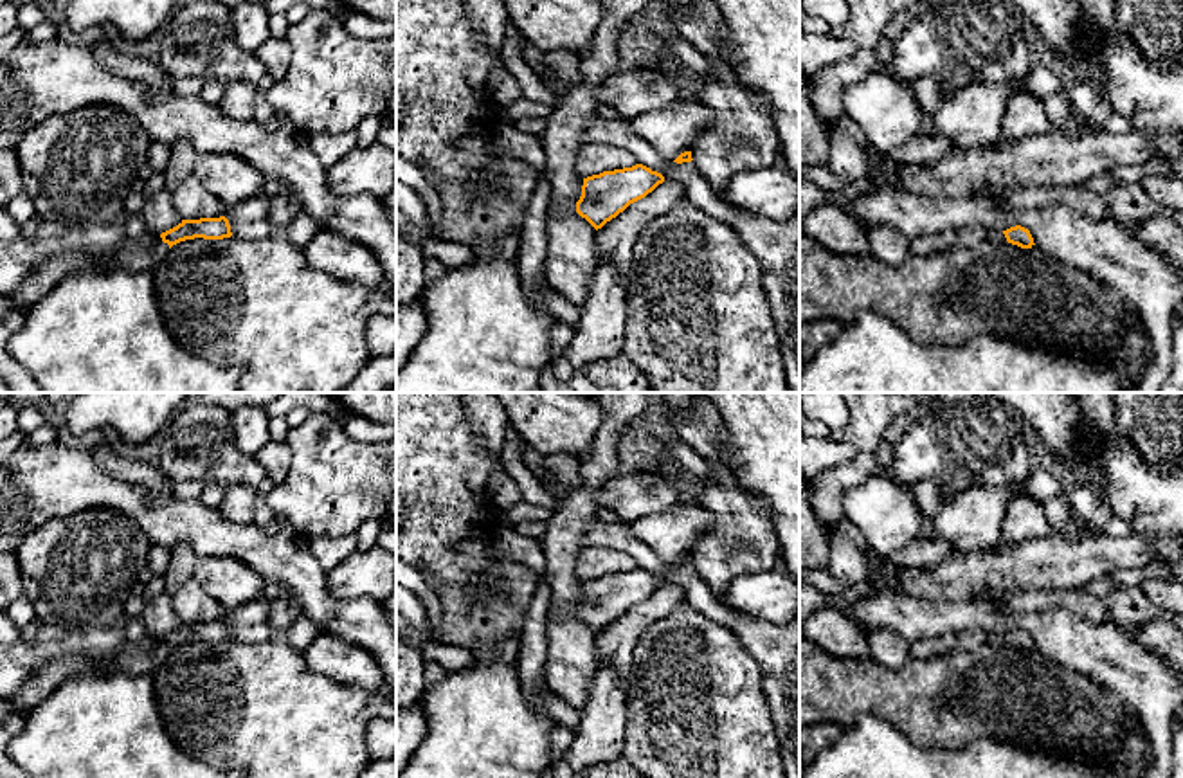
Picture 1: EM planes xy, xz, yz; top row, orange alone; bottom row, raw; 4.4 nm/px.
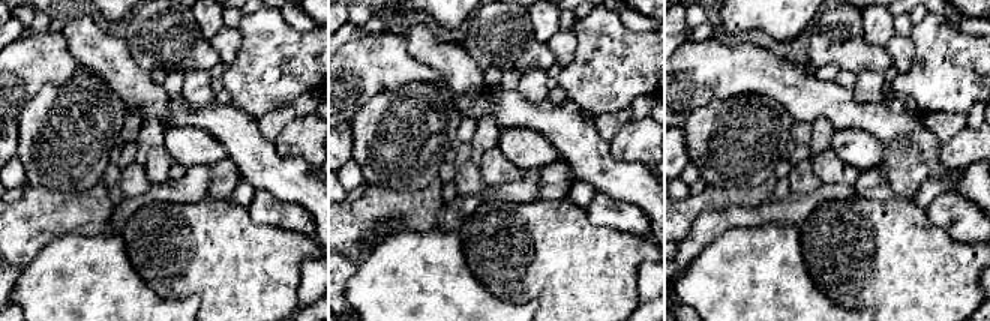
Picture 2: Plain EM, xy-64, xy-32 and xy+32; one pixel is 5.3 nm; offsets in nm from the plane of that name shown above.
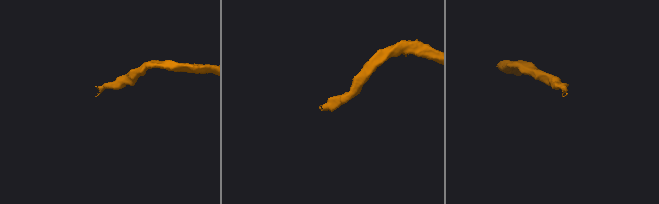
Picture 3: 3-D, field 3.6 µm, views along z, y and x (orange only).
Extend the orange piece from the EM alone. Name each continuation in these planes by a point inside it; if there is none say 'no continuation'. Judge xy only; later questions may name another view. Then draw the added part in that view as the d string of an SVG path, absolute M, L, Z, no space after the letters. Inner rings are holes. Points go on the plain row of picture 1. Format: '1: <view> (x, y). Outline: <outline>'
1: xy (143, 658). Outline: M146 636L144 639L128 641L115 656L117 670L133 675L151 675L164 661L164 645L158 638Z

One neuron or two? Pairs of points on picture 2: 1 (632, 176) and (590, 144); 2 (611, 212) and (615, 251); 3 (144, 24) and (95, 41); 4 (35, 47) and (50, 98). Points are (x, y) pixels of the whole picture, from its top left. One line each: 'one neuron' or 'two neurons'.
1: one neuron
2: two neurons
3: two neurons
4: two neurons

